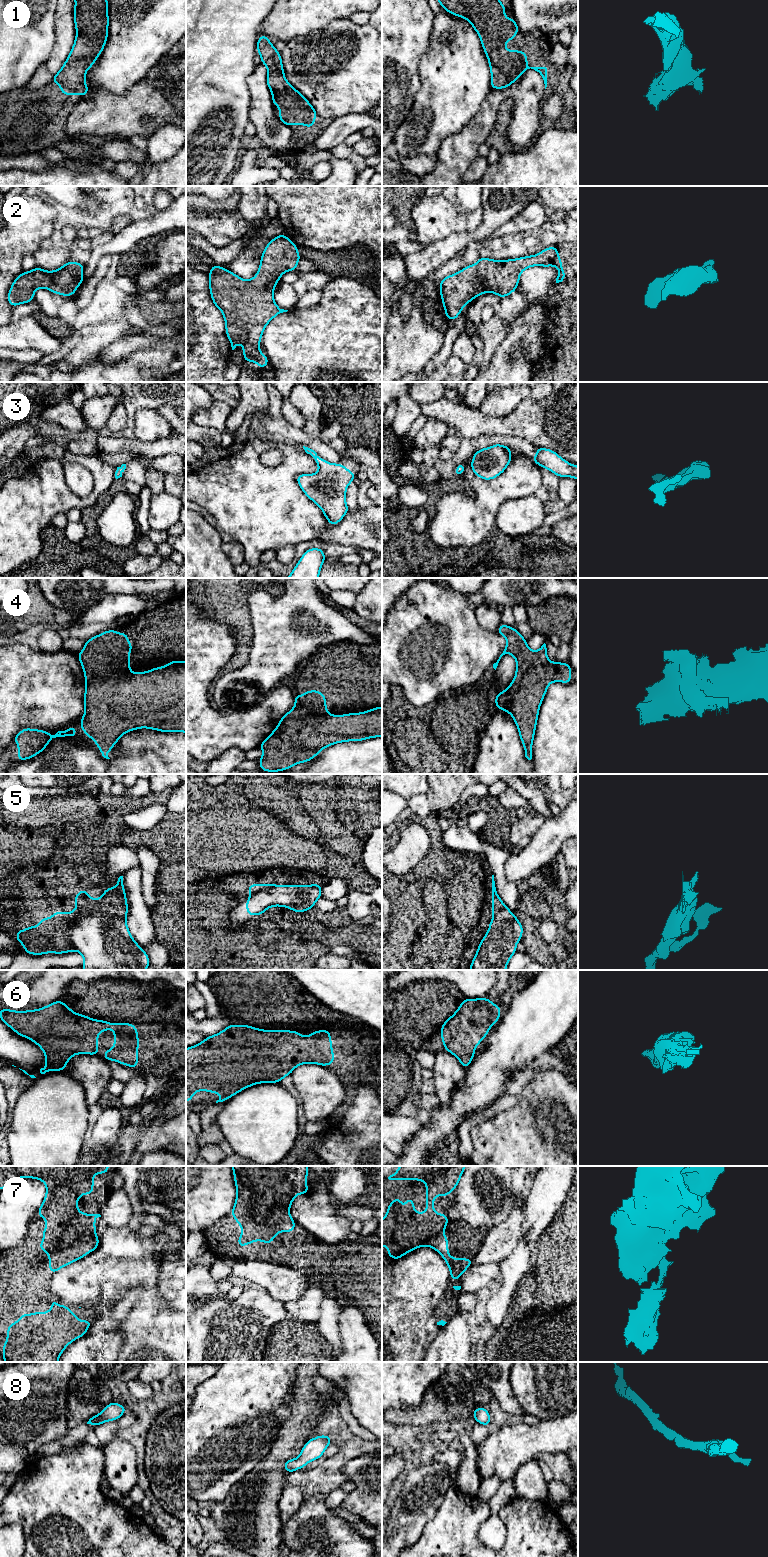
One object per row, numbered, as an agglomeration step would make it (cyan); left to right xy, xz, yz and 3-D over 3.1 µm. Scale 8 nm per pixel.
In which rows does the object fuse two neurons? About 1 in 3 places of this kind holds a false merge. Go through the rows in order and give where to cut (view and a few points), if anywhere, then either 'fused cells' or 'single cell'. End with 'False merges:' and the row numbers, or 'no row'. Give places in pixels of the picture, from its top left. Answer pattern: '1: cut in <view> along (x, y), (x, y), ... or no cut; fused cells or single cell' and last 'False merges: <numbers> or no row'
1: no cut; single cell
2: no cut; single cell
3: no cut; single cell
4: no cut; single cell
5: cut in xy along (124, 917), (104, 913), (75, 915), (68, 922), (71, 944); fused cells
6: no cut; single cell
7: no cut; single cell
8: no cut; single cell
False merges: 5

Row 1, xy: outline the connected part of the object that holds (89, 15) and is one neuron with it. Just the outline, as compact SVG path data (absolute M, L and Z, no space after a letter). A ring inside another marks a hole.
M75 0L74 23L76 38L73 47L62 68L53 76L51 82L61 87L62 95L82 95L85 97L89 91L85 82L85 74L102 53L108 38L108 0Z

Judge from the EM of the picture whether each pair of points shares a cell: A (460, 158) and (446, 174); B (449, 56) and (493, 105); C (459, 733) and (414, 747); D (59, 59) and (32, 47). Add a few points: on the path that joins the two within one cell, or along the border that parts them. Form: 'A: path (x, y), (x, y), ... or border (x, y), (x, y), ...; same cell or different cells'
A: path (456, 162), (449, 170); same cell
B: border (491, 89), (473, 117); different cells
C: path (448, 733), (433, 747), (425, 747); same cell
D: border (55, 32), (55, 43), (49, 58), (44, 63); different cells

